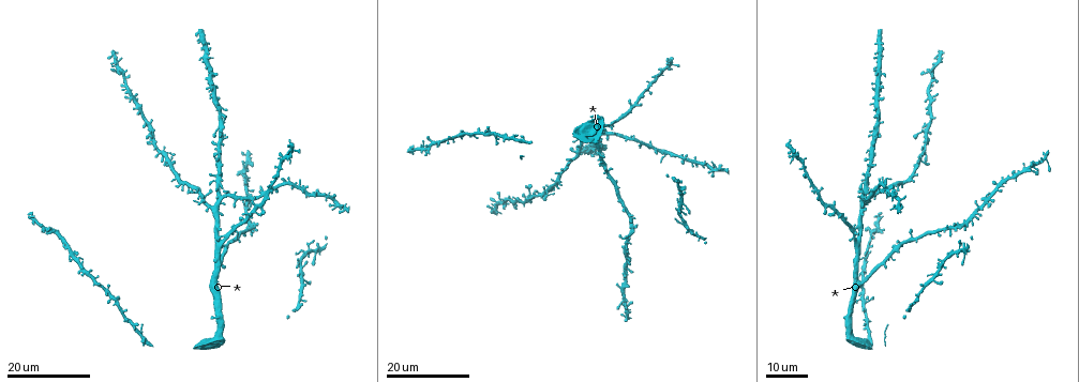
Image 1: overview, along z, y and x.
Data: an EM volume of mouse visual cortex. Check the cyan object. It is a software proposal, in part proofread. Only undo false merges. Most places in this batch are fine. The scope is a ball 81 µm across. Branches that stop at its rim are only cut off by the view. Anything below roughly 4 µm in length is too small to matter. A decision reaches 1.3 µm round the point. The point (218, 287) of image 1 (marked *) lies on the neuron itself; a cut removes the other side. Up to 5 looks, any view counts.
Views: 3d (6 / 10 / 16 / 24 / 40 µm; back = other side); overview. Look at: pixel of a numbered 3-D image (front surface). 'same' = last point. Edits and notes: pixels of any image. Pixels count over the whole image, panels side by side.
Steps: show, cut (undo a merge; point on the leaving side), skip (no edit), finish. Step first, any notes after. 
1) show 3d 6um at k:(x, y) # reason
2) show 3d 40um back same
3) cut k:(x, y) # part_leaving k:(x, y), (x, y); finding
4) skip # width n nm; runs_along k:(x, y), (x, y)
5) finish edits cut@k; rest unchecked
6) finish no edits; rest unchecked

show 3d 16um at 1:(634, 225) # three-way junction

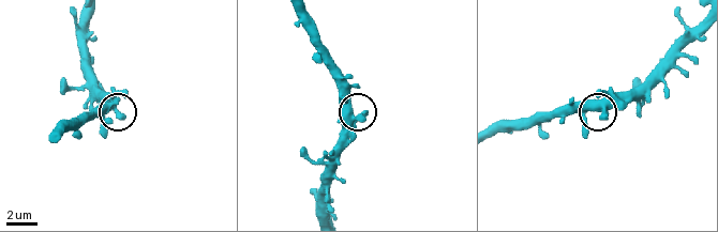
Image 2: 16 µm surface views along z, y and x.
show 3d 6um at 2:(114, 107)

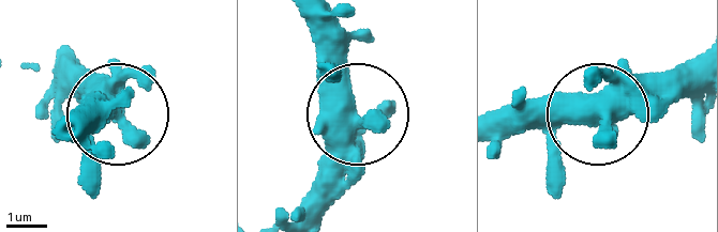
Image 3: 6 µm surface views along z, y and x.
show 3d 6um back at 3:(119, 114)

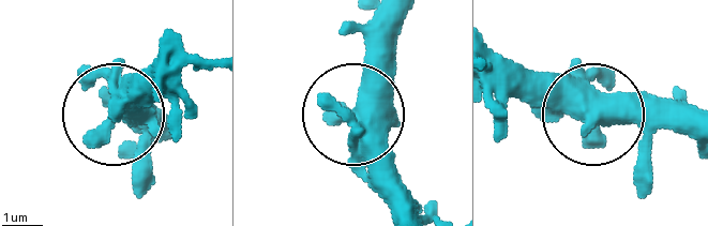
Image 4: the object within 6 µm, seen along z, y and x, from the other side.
skip # side_arm 33 um; continuous, no second neuron

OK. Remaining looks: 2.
show 3d 24um at 1:(223, 197) # arms part here

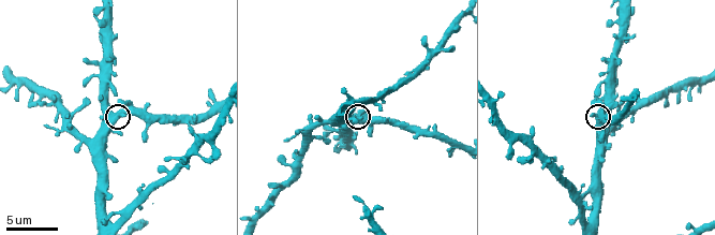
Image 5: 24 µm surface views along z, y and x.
show 3d 6um same

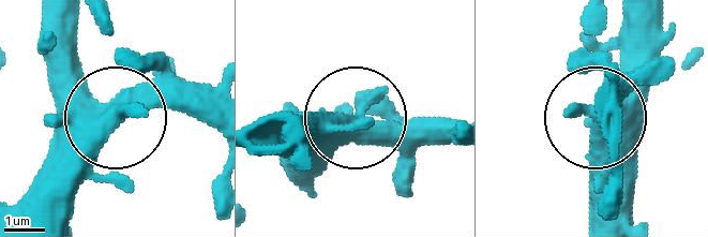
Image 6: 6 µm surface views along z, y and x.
skip # width 480 nm; runs_along 6:(303, 120), (453, 120); one neuron here

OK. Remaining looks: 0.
finish no edits; rest unchecked

